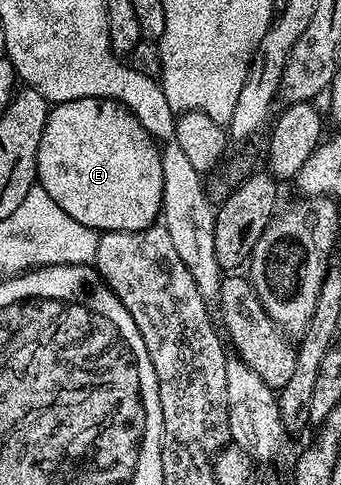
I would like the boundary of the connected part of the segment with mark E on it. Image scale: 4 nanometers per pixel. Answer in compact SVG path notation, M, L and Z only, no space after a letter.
M86 98L85 100L69 100L68 102L60 102L52 105L47 111L47 119L45 120L45 132L41 132L41 144L37 152L37 182L38 185L45 188L45 192L49 192L49 196L53 196L53 200L57 200L57 204L65 212L69 212L69 216L73 216L73 220L80 227L88 226L94 232L106 232L108 230L144 230L150 226L156 225L157 219L160 217L162 208L162 156L160 147L154 138L149 136L149 132L145 132L145 128L141 128L141 124L137 120L137 116L133 116L131 110L127 110L120 102L114 102L108 98Z

